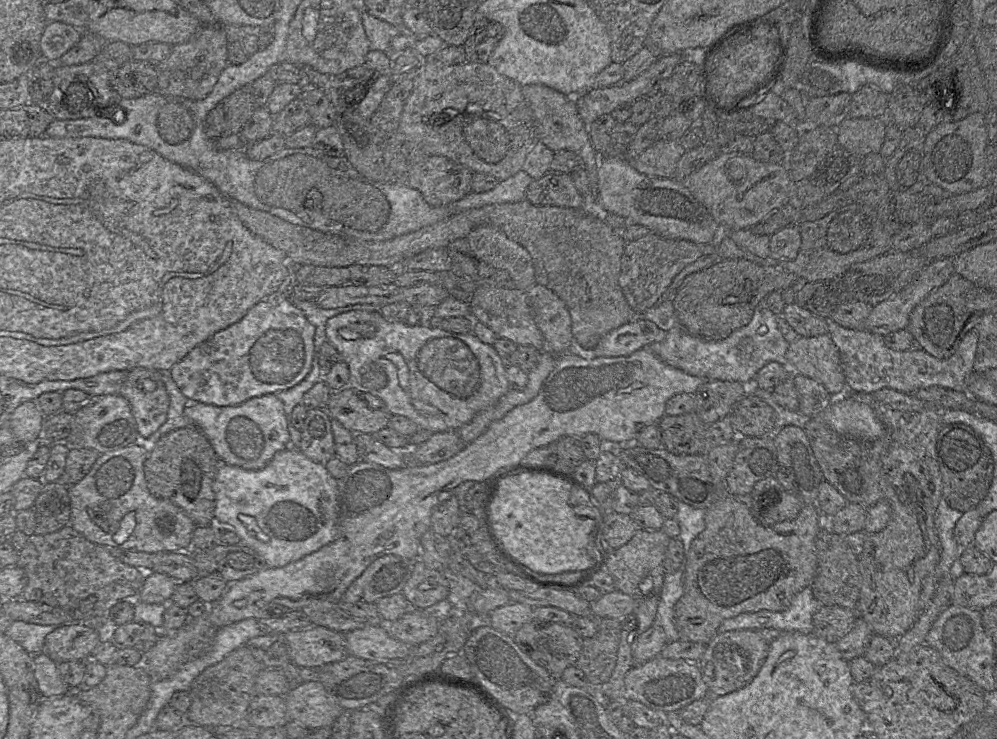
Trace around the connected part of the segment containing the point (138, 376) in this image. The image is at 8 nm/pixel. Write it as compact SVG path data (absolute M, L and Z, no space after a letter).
M129 370L119 395L130 404L140 436L149 438L166 421L170 399L158 370Z

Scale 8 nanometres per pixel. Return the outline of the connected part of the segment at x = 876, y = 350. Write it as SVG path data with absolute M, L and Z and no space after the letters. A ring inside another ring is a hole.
M831 322L829 333L837 346L846 378L846 389L851 392L869 393L881 389L894 389L914 394L921 388L940 386L965 391L969 377L974 372L979 341L977 330L964 336L958 350L948 359L938 359L921 348L896 351L886 346L884 337L866 330L855 330Z

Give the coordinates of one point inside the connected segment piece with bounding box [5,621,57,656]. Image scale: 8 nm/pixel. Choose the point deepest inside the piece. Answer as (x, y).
(30, 636)

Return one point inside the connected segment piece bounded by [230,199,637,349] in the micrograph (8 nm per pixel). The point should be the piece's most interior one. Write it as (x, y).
(576, 254)

